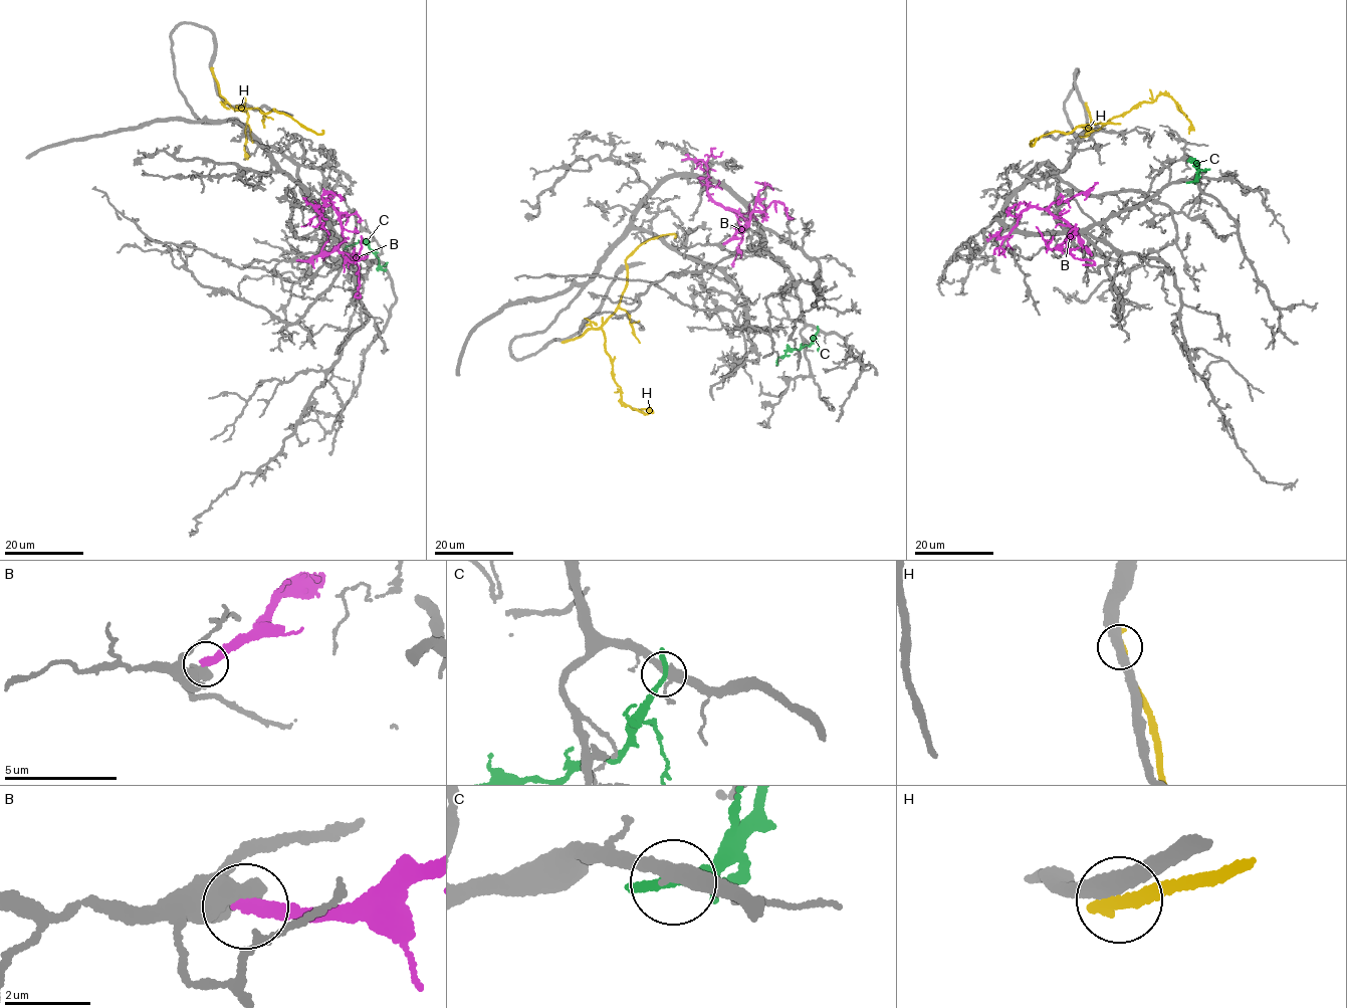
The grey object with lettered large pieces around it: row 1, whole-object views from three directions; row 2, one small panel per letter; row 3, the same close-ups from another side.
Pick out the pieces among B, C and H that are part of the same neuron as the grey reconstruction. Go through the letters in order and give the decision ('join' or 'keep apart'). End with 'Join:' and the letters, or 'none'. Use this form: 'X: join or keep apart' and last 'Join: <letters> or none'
B: keep apart
C: keep apart
H: keep apart
Join: none

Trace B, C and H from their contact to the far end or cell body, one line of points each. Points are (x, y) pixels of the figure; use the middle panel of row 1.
B: (723, 243), (747, 219), (714, 202), (709, 195), (706, 162), (722, 151)
C: (818, 331), (810, 345), (787, 351), (777, 358), (776, 365)
H: (565, 341), (601, 326), (612, 315), (626, 287), (626, 259), (642, 244), (671, 233), (676, 235), (674, 238)

